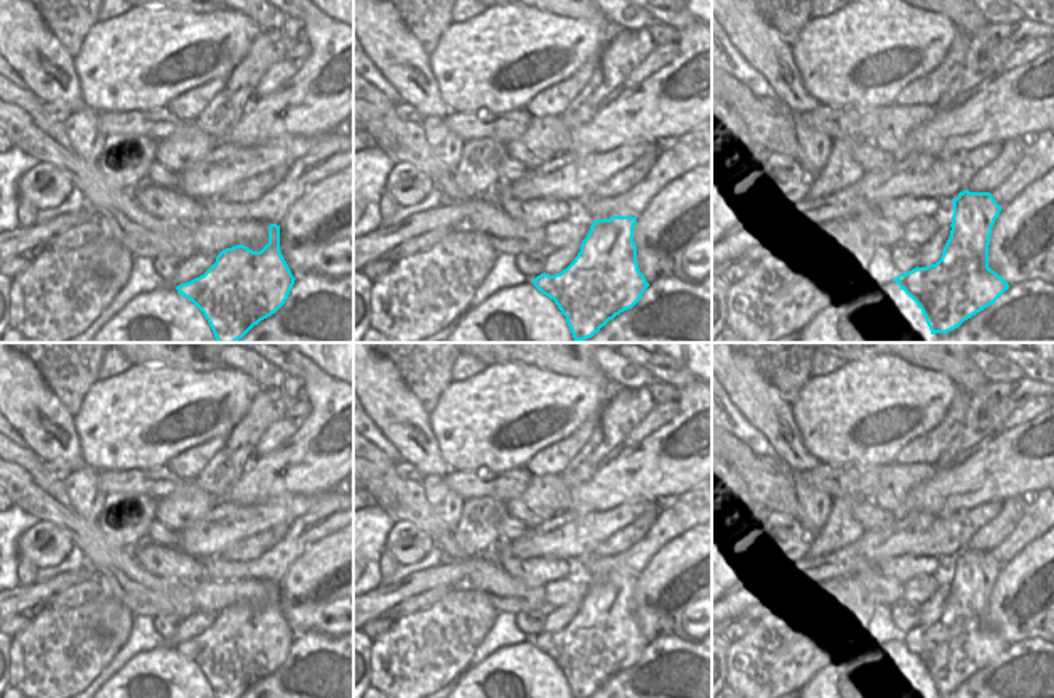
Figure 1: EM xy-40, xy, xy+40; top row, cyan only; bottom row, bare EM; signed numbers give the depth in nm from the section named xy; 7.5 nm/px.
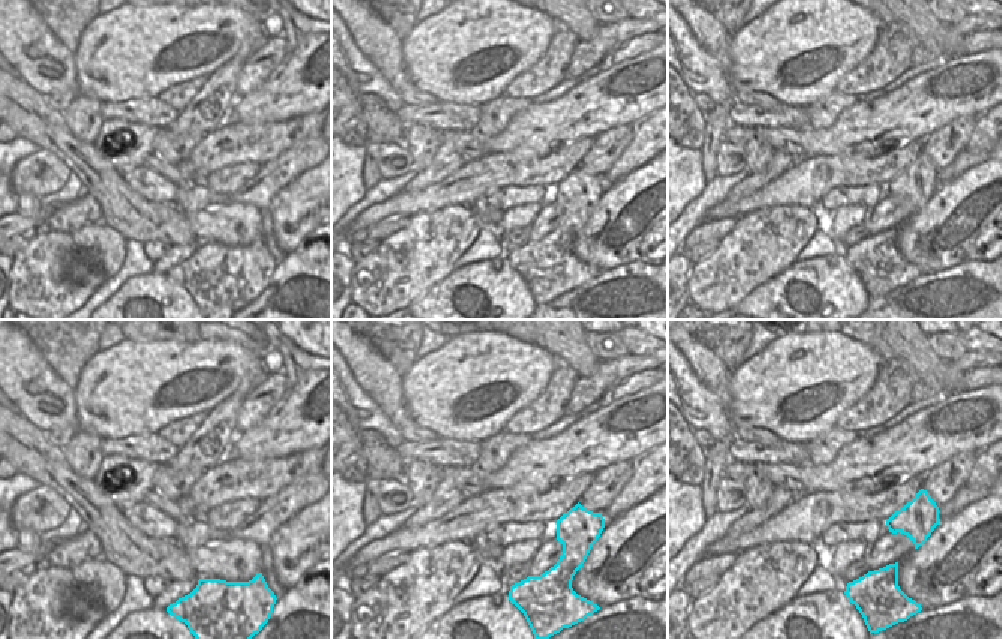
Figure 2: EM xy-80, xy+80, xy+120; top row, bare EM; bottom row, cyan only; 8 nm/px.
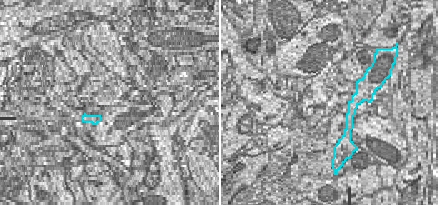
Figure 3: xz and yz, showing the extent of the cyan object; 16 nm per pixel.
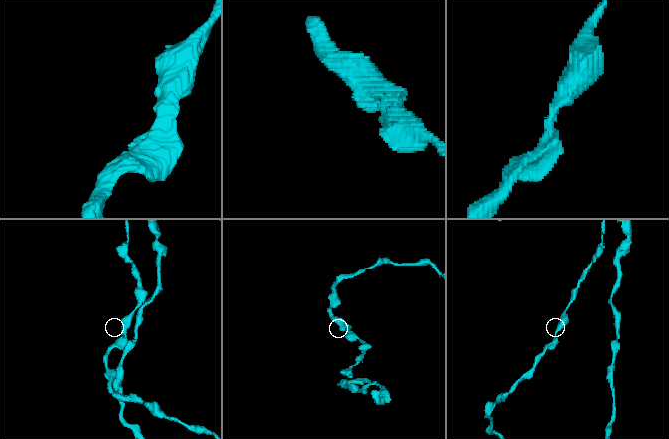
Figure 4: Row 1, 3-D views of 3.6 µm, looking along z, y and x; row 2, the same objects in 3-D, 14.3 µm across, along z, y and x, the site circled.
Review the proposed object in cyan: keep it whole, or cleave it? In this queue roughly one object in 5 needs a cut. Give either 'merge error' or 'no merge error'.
merge error

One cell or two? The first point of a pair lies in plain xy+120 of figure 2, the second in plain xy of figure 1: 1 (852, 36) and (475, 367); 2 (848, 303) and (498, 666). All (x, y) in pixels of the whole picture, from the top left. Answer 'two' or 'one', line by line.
1: two
2: one

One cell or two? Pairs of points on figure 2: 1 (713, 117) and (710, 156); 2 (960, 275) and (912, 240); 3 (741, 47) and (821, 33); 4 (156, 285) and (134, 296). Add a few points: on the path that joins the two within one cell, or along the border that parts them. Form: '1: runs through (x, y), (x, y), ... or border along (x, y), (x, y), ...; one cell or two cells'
1: runs through (713, 126), (710, 147); one cell
2: border along (986, 260), (968, 260), (951, 267), (923, 273); two cells
3: runs through (761, 47), (801, 47); one cell
4: runs through (150, 291), (140, 296); one cell

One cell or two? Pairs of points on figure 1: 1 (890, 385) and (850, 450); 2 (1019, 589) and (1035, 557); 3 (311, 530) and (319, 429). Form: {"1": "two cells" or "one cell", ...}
{"1": "one cell", "2": "one cell", "3": "two cells"}

